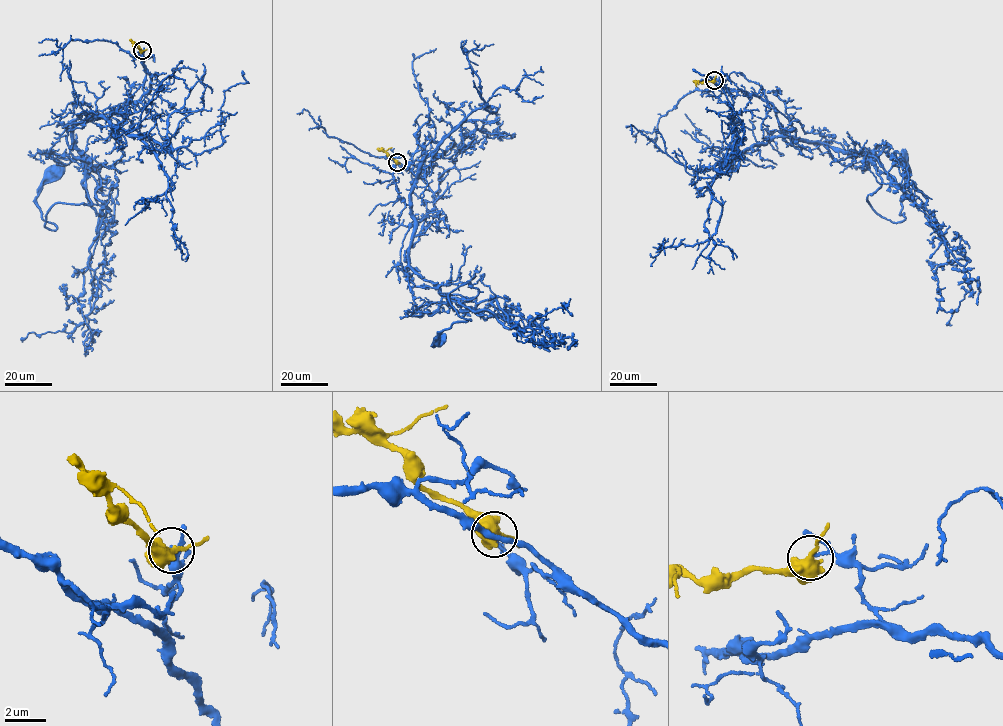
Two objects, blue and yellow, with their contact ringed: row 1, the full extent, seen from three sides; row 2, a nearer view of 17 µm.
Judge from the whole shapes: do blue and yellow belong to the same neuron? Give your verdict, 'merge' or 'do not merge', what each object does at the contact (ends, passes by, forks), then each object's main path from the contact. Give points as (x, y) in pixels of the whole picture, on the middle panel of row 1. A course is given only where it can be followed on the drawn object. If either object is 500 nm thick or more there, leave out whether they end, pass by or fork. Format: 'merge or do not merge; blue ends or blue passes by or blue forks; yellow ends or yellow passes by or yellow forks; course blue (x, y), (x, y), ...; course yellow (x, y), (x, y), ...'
do not merge; course blue (397, 162), (433, 192), (409, 267), (445, 297), (478, 292), (464, 283), (449, 294), (471, 320), (442, 339); course yellow (397, 162), (384, 151), (391, 147)

